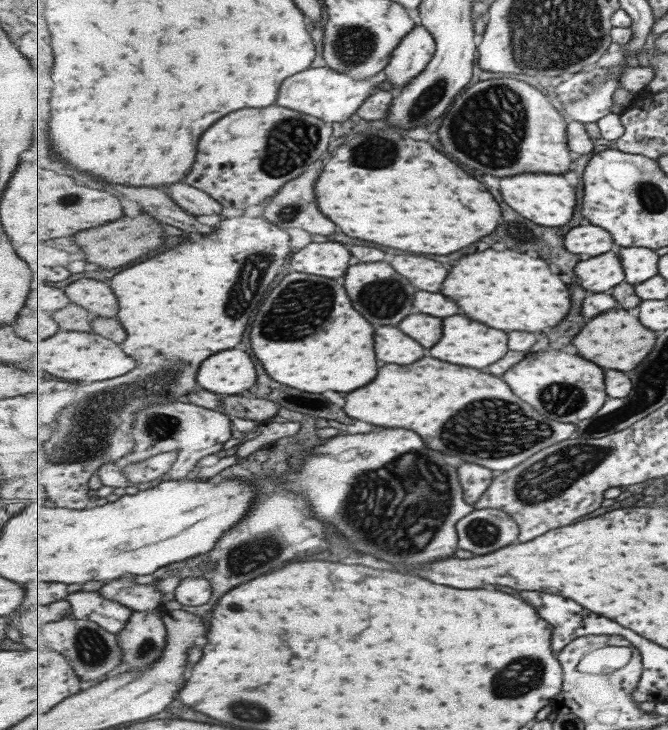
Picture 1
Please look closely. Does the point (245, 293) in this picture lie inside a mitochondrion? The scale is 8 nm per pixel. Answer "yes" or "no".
yes

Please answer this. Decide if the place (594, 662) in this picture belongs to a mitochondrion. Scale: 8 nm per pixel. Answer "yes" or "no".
no

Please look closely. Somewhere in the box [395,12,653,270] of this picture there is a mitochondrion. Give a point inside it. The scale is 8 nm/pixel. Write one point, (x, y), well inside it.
(489, 129)

